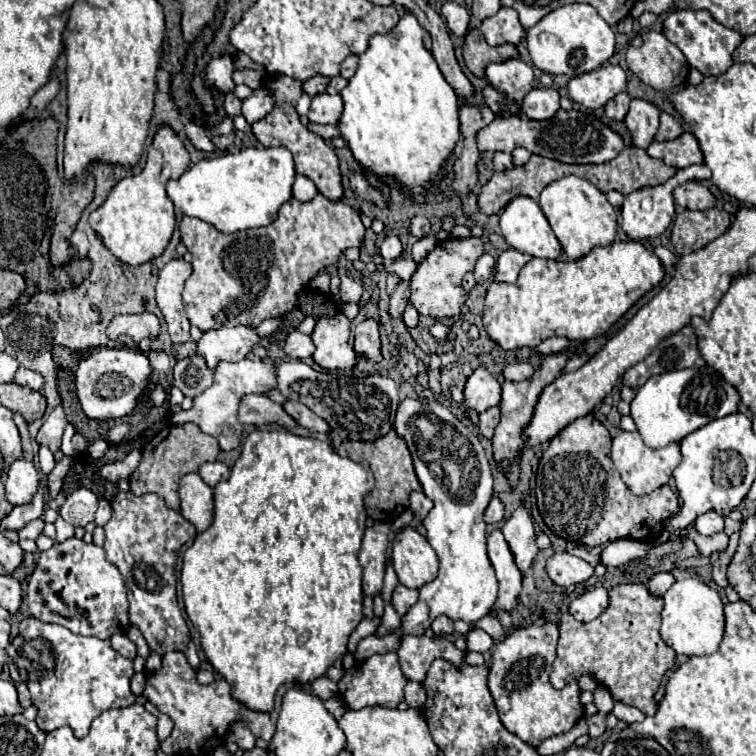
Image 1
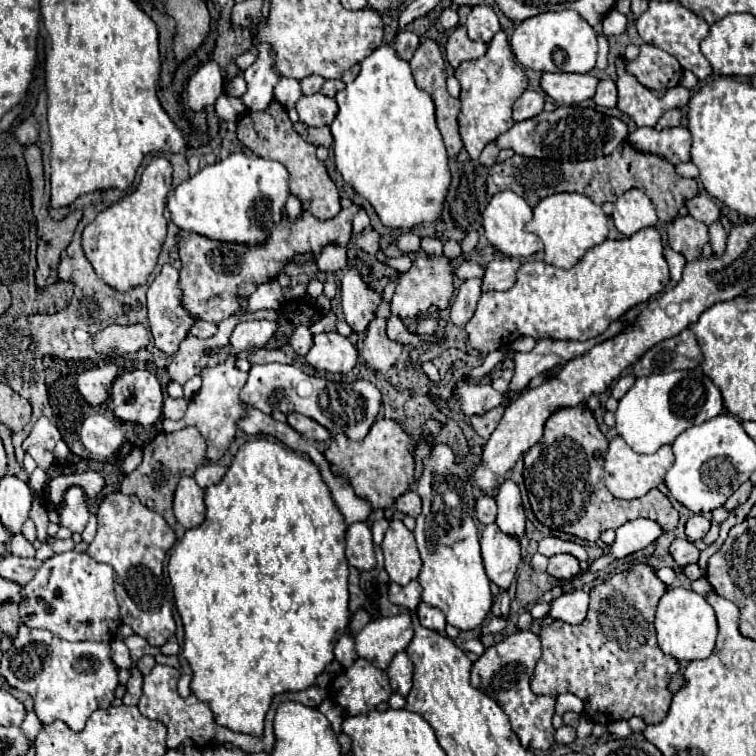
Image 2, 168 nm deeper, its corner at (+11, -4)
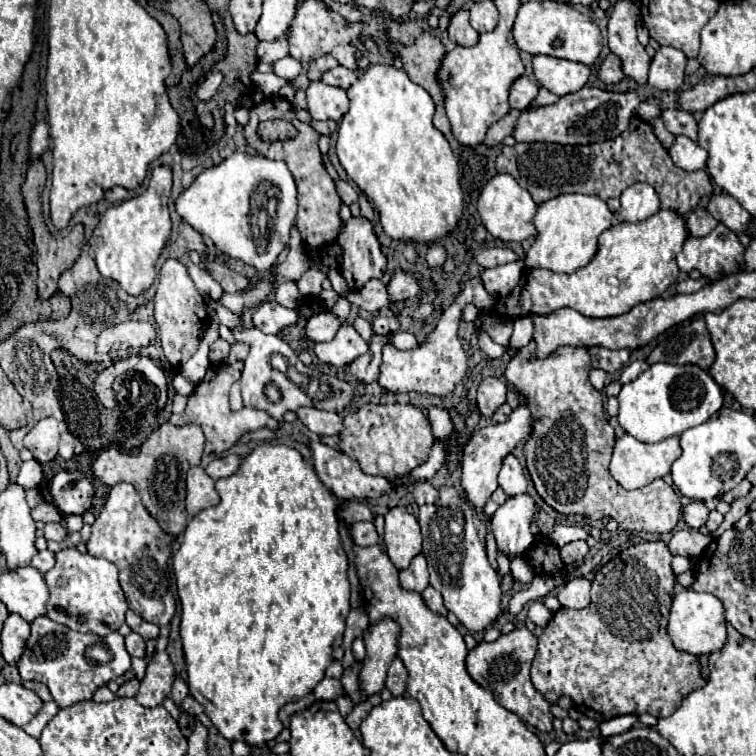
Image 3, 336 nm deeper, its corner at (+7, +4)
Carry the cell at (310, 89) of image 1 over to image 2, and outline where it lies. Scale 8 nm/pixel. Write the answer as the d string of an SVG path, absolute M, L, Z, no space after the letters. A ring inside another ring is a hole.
M308 76L308 78L300 80L300 86L302 86L302 92L304 92L306 96L312 96L312 94L320 92L322 84L324 84L324 78L322 78L322 76Z

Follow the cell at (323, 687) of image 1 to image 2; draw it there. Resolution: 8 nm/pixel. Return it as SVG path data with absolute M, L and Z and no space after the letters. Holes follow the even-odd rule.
M156 664L152 668L152 672L148 676L144 676L144 688L142 688L142 698L138 702L138 710L146 716L146 718L154 718L158 722L162 722L166 728L168 728L168 736L166 736L166 748L168 750L180 750L184 746L194 746L198 750L206 748L206 746L218 746L218 744L226 744L226 742L232 742L234 746L238 746L240 750L244 752L270 752L272 750L272 744L274 744L274 732L272 732L272 718L274 718L274 712L276 712L276 706L288 698L296 700L296 702L302 702L304 706L310 706L310 708L316 708L326 692L320 688L320 686L310 686L306 690L300 690L300 692L284 692L280 696L276 696L272 700L272 706L266 714L266 722L264 722L264 734L262 736L252 736L252 734L242 734L242 732L234 732L226 726L220 726L216 724L214 720L214 714L212 710L208 708L208 704L200 702L196 696L190 696L190 698L182 698L178 696L176 692L176 686L178 686L178 676L180 672L176 668L170 668L170 666L164 666L164 664Z

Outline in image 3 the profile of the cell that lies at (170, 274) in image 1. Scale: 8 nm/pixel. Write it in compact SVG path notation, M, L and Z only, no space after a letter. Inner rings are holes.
M168 258L160 268L156 302L154 302L154 318L156 318L164 356L174 368L186 364L200 346L200 332L204 328L204 322L198 312L204 310L204 306L206 306L204 298L200 296L192 278L188 276L186 266L180 264L178 260Z

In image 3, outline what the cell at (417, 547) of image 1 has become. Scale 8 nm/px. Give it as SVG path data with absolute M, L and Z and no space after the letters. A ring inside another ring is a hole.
M404 506L390 508L384 526L384 544L390 560L398 570L408 568L410 560L422 550L422 534L414 514Z

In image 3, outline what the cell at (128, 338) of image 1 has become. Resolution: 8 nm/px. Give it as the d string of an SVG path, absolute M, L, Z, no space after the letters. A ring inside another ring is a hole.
M122 322L118 326L106 328L97 338L96 347L101 353L109 353L118 348L148 346L152 342L154 326L150 322Z

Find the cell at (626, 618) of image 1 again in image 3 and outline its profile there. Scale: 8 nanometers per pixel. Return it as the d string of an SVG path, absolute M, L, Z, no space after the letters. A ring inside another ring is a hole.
M640 542L604 564L592 580L592 602L582 610L560 608L538 638L536 658L532 662L532 684L550 702L568 696L574 708L596 720L604 722L622 714L652 714L666 718L676 712L682 698L702 688L702 668L698 656L678 652L666 632L668 612L672 606L672 590L676 576L672 572L672 554L666 542Z

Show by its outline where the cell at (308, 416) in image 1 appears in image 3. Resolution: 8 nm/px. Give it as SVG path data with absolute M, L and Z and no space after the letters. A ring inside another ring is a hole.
M298 408L296 416L300 422L304 422L304 426L318 434L318 436L334 436L338 432L342 432L344 424L342 424L342 416L336 412L328 412L328 410L318 410L318 408Z

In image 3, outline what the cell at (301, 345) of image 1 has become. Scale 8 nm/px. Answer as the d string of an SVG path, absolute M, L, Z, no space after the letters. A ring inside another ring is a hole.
M320 312L316 316L312 316L306 324L306 336L312 342L328 342L336 336L338 328L344 324L342 318L334 316L332 312Z

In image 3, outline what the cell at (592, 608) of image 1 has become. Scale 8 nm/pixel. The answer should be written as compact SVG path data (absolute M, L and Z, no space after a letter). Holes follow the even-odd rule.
M574 578L556 594L556 598L566 608L586 608L590 604L590 582L586 578Z

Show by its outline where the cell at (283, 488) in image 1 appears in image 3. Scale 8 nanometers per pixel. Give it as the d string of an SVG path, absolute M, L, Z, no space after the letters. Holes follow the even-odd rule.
M262 444L254 452L250 452L244 460L240 470L230 478L220 478L216 482L216 490L220 494L220 504L198 512L186 526L182 536L182 546L174 554L172 568L176 574L178 598L182 606L182 620L180 620L180 638L184 646L186 658L186 674L188 674L188 688L190 696L204 706L204 714L210 722L218 728L218 734L228 742L242 740L248 746L256 748L270 740L274 740L282 732L282 722L278 712L284 704L296 702L310 694L316 684L324 678L326 666L332 662L332 644L342 642L344 634L344 620L350 612L350 582L348 582L348 556L340 542L338 532L338 514L334 494L318 480L310 462L306 462L298 450L282 446L282 444Z

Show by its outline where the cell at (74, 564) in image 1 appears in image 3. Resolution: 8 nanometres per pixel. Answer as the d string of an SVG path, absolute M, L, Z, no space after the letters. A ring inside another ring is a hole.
M66 546L56 554L56 566L46 572L44 578L50 588L50 620L56 620L76 632L92 632L98 636L106 636L124 624L128 602L118 584L118 568L112 562L80 554L74 546Z

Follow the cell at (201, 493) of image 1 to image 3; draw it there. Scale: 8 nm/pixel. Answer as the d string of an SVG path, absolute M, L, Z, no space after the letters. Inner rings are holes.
M202 466L188 470L186 480L186 512L188 516L196 516L200 510L216 506L220 496L214 488L214 480L204 472Z

